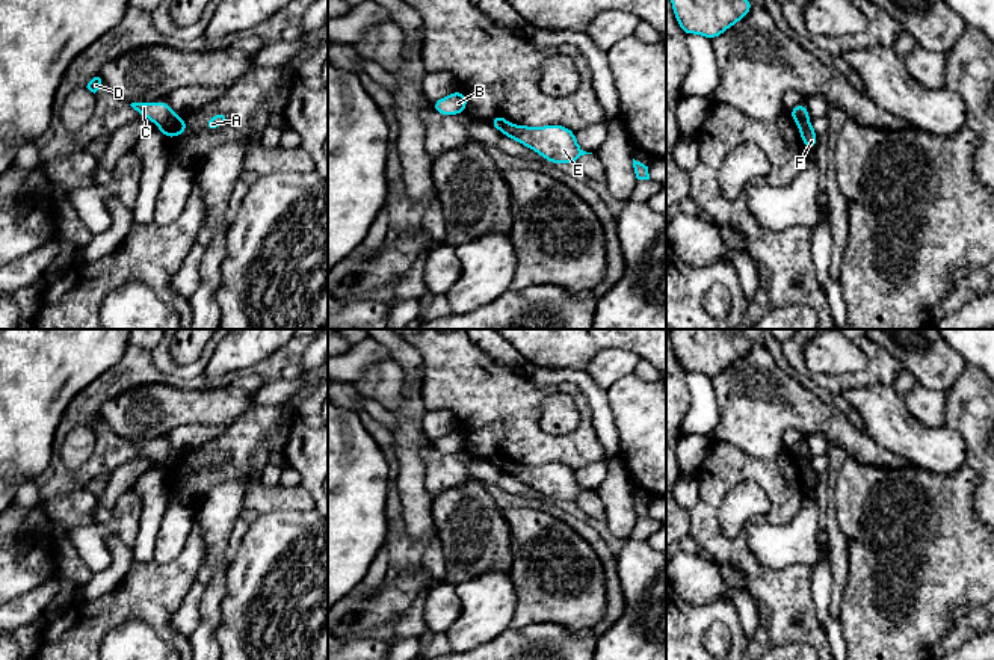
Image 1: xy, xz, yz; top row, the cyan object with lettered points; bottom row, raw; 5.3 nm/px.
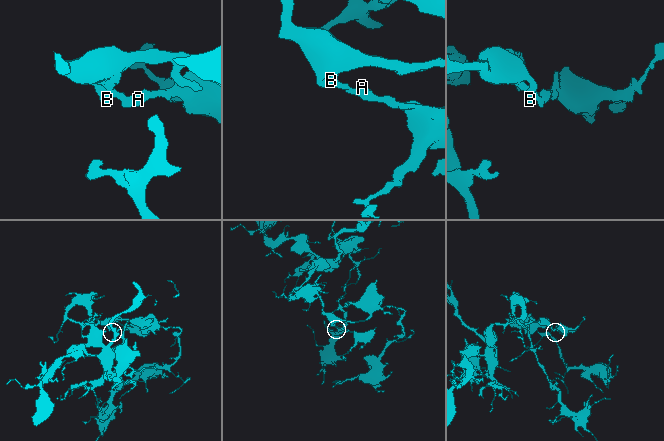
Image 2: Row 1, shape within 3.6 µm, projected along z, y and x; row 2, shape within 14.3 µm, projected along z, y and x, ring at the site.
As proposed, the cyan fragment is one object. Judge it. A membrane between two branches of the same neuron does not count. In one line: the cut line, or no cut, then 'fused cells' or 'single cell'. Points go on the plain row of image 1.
cut in xy along (175, 455), (160, 465); fused cells

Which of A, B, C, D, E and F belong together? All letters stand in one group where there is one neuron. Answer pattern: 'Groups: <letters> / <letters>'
Groups: A E F / B C D

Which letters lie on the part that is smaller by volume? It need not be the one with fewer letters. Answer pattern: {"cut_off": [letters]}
{"cut_off": ["A", "E", "F"]}

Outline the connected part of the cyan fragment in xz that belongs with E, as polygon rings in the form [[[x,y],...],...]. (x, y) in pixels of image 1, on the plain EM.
[[[506,462],[502,471],[539,491],[550,501],[576,503],[579,495],[592,492],[577,483],[573,468],[556,462],[547,465]]]

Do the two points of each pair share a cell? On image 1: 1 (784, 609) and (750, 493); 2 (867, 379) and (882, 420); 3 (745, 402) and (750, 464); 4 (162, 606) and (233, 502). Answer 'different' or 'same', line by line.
1: different
2: different
3: different
4: different

